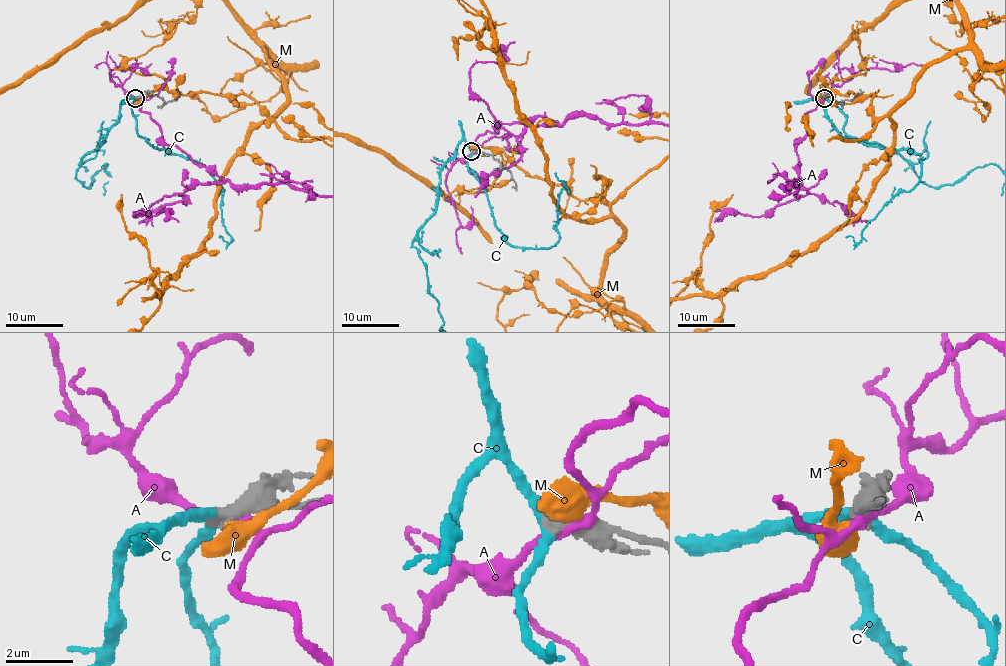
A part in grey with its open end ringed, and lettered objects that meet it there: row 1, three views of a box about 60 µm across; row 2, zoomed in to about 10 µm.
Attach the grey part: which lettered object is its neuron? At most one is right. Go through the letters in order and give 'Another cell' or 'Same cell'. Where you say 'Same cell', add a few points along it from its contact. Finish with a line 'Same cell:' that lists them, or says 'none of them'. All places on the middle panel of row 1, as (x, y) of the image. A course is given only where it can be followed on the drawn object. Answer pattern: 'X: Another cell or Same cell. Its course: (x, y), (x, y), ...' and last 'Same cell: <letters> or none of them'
A: Another cell
C: Same cell. Its course: (471, 151), (463, 141), (441, 169), (437, 208), (413, 246), (427, 290), (438, 303), (441, 329)
M: Another cell
Same cell: C

